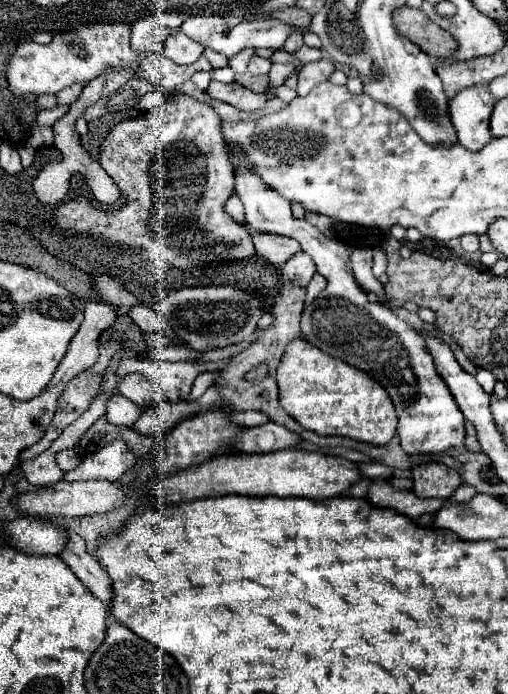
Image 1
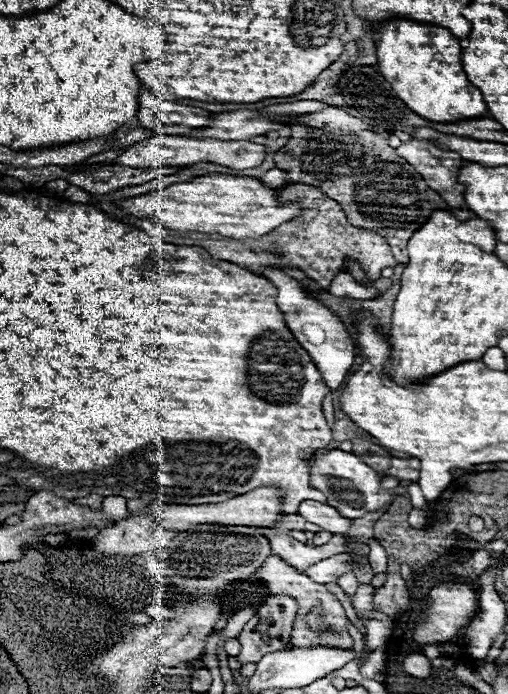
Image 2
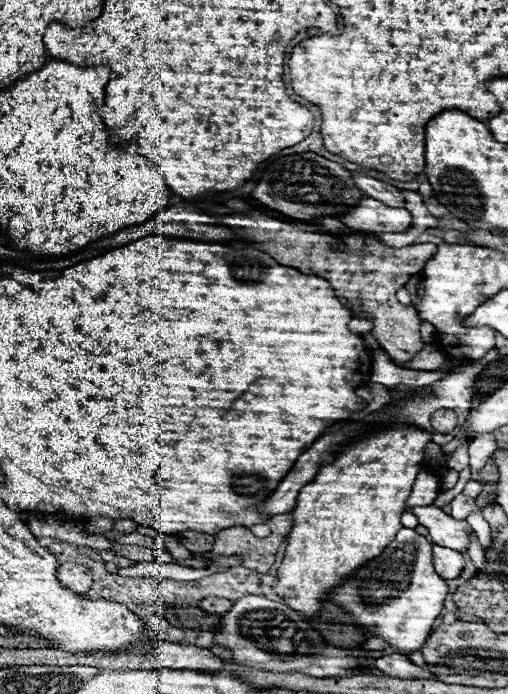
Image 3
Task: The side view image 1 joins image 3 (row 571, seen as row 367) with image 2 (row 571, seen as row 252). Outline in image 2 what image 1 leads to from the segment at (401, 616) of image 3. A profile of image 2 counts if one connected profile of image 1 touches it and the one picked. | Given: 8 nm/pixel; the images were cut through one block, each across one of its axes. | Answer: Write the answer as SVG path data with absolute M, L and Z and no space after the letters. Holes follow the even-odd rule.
M336 554L310 566L308 576L318 584L330 584L330 582L336 582L342 574L350 572L350 568L352 568L350 554Z

